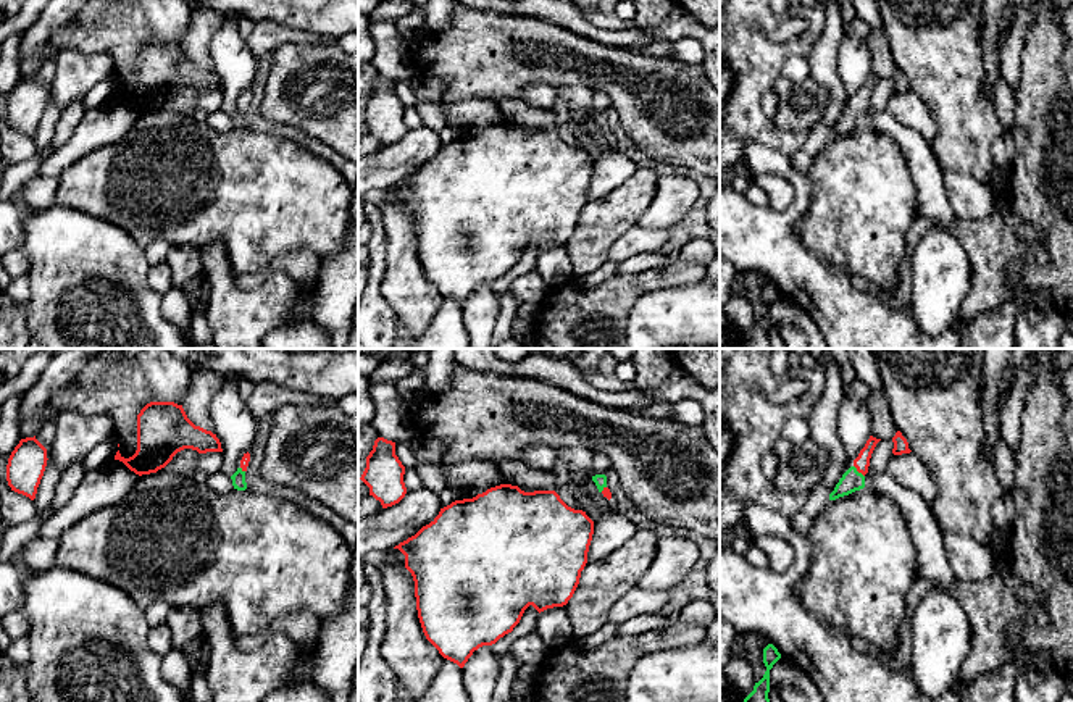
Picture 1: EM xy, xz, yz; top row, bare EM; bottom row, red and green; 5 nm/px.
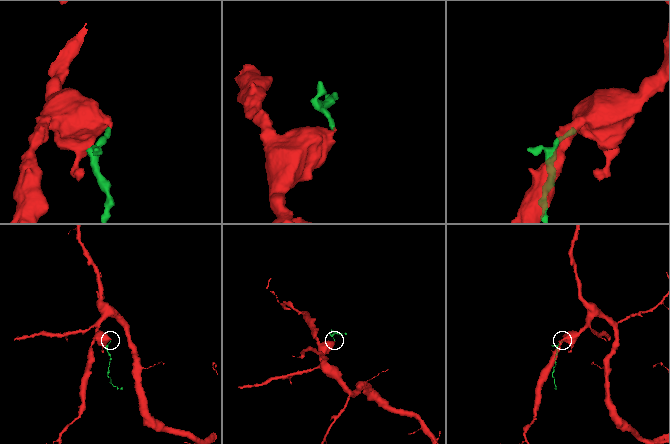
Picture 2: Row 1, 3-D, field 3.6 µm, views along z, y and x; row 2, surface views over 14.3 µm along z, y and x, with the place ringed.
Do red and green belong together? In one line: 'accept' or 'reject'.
accept

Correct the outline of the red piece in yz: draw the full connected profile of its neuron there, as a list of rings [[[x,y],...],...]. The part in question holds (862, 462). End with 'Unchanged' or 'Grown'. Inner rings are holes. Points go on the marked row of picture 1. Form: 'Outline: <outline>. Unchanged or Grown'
Outline: [[[870,436],[865,447],[854,460],[854,465],[842,474],[834,491],[829,494],[829,500],[836,500],[865,487],[865,474],[868,473],[870,458],[879,441],[881,439]]]. Grown

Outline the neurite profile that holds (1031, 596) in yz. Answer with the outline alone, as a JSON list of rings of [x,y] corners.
[[[997,547],[996,552],[996,571],[1005,581],[1005,584],[1033,610],[1038,623],[1047,626],[1049,615],[1046,612],[1046,599],[1039,587],[1020,581],[1010,570],[1005,552]]]

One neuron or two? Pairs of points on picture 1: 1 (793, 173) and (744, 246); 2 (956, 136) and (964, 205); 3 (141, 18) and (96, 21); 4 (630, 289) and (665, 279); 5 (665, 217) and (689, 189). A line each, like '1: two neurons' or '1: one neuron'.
1: one neuron
2: two neurons
3: one neuron
4: two neurons
5: one neuron

